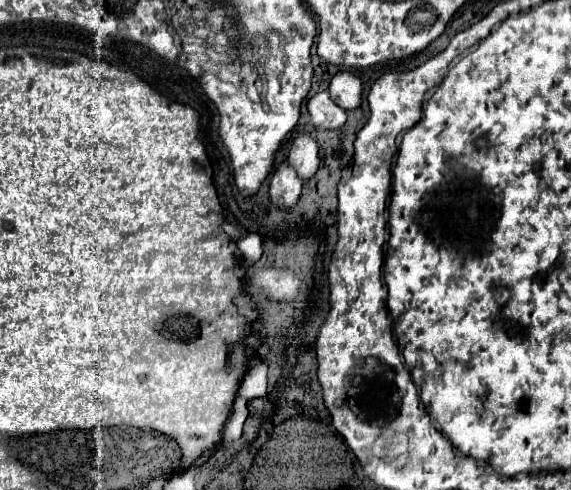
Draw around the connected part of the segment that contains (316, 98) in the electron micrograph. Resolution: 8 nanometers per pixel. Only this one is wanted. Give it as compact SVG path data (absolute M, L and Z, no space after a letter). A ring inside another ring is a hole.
M318 92L308 100L308 112L312 118L312 124L324 130L336 130L346 122L346 112L332 102L330 92Z

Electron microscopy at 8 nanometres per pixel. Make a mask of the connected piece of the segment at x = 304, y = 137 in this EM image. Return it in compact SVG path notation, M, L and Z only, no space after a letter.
M298 134L290 144L288 162L294 166L294 170L302 180L312 178L320 164L318 142L310 134Z

